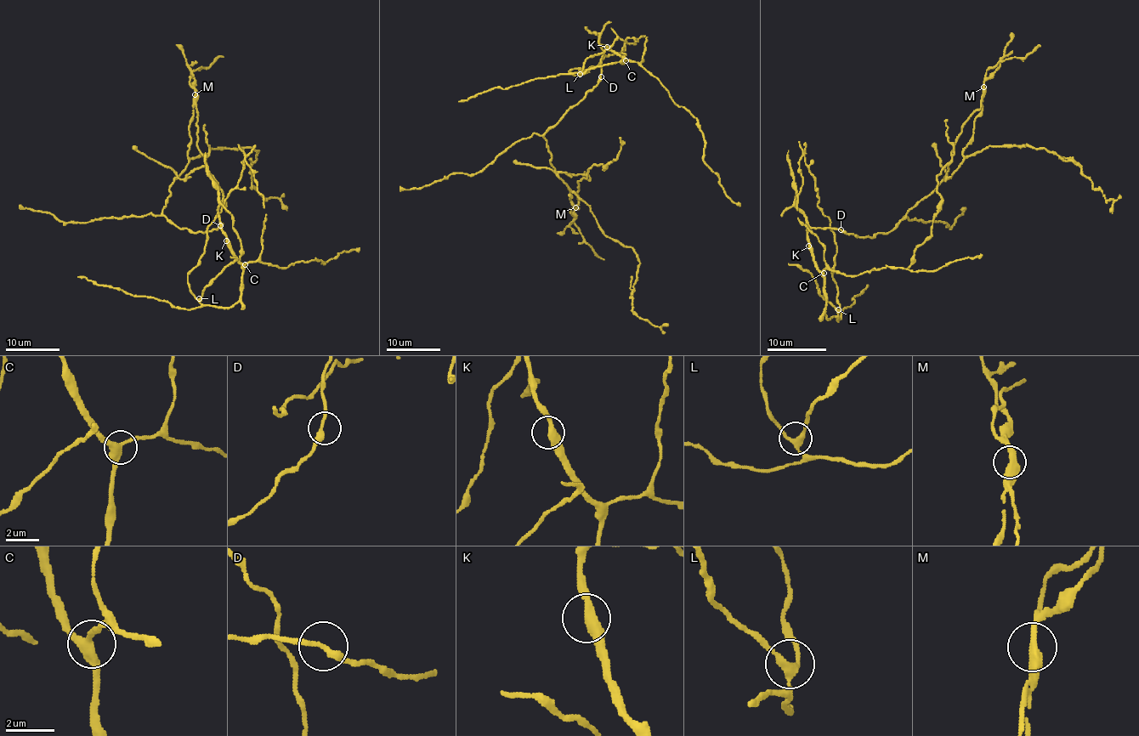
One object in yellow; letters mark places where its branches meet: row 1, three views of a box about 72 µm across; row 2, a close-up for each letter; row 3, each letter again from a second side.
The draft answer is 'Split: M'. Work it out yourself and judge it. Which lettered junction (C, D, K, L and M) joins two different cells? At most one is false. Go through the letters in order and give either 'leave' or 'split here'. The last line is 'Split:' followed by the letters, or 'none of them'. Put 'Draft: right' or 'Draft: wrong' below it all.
C: leave
D: leave
K: leave
L: leave
M: split here
Split: M
Draft: right

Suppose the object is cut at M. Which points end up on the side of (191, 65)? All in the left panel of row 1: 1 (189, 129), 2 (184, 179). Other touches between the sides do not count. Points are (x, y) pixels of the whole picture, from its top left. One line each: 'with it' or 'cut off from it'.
1: cut off from it
2: with it

